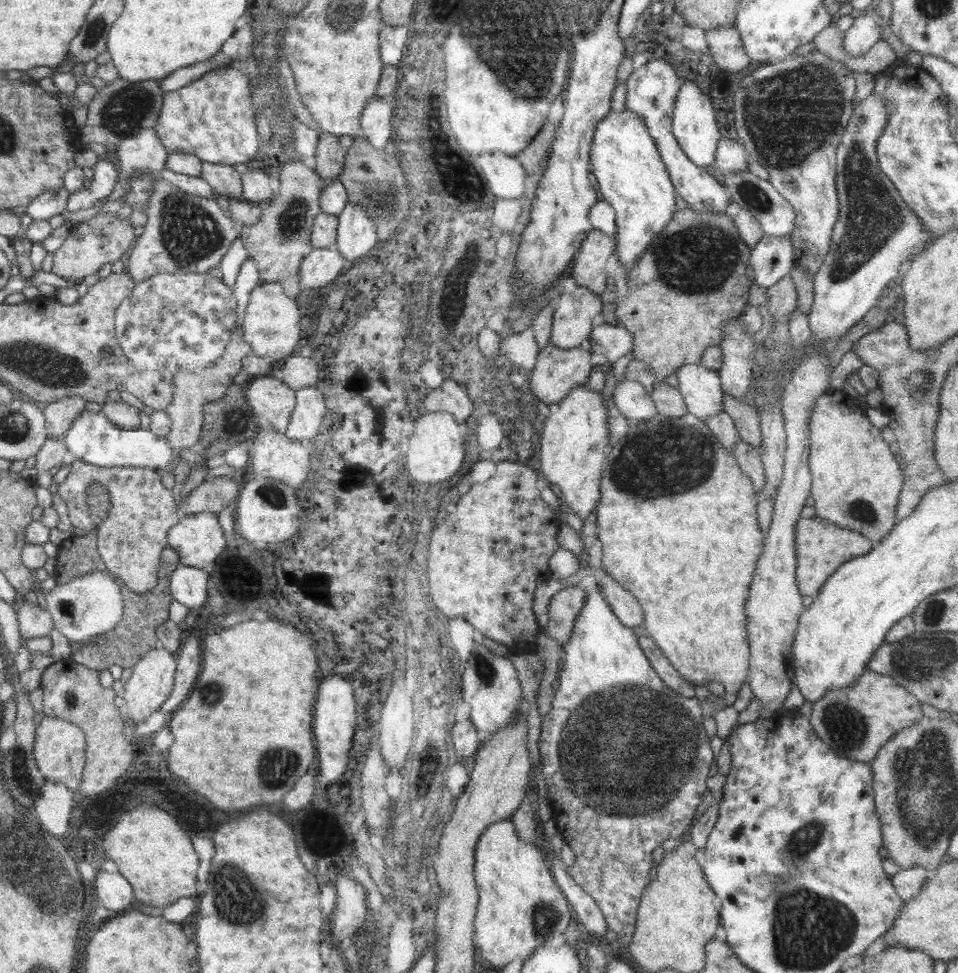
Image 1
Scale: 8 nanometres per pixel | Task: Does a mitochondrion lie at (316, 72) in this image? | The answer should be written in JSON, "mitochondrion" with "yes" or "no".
{"mitochondrion":"no"}

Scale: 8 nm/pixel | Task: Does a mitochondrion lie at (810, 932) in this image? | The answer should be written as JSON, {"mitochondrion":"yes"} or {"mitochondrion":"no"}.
{"mitochondrion":"yes"}

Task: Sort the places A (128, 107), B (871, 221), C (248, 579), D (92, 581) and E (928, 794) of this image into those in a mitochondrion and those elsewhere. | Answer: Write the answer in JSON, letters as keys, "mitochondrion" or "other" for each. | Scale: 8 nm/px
{"A":"mitochondrion","B":"mitochondrion","C":"other","D":"other","E":"mitochondrion"}

